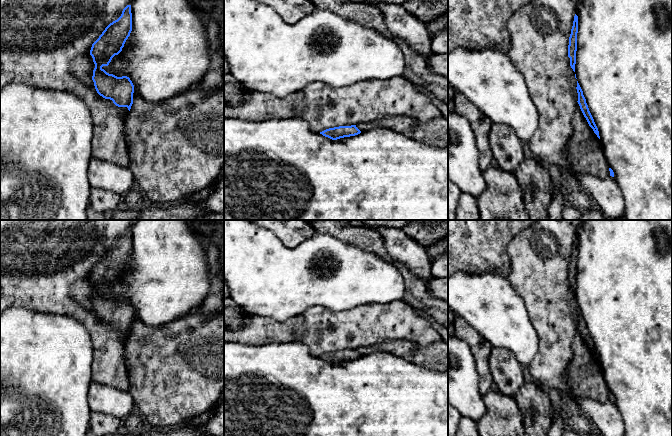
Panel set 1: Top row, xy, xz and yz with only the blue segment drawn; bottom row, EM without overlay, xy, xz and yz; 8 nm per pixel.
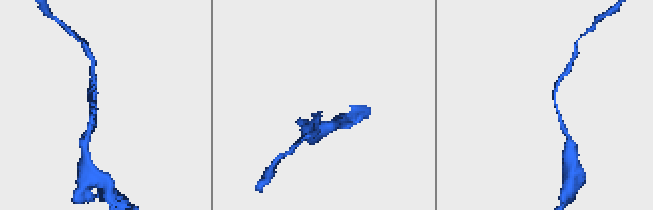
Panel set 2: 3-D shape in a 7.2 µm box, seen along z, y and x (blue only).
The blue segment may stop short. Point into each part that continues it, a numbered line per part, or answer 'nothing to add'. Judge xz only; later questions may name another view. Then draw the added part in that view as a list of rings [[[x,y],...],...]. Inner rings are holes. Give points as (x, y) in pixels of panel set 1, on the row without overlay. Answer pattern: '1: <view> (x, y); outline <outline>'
nothing to add

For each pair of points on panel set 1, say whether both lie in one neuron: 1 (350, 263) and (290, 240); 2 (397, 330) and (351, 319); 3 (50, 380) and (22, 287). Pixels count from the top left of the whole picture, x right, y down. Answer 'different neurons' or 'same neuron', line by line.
1: different neurons
2: same neuron
3: different neurons

